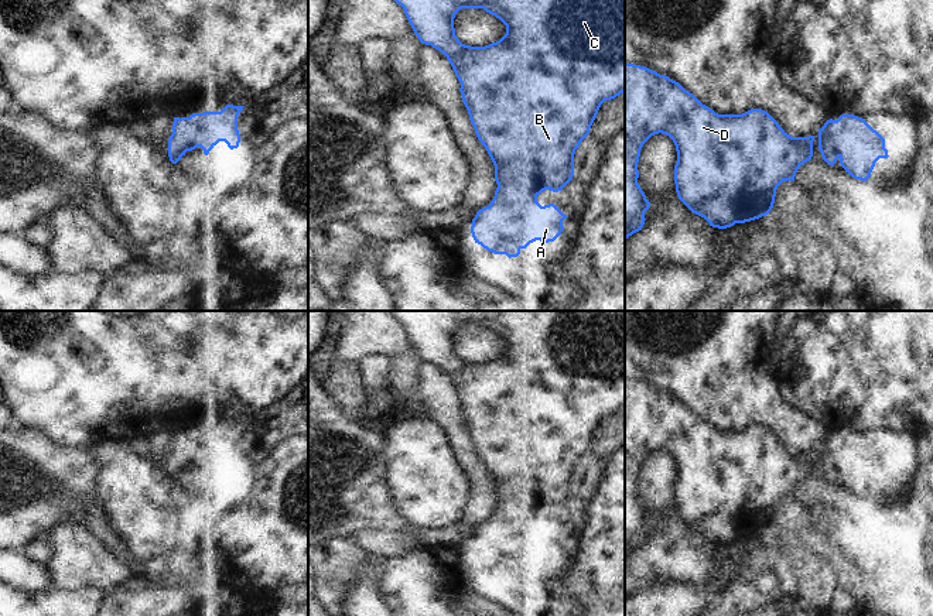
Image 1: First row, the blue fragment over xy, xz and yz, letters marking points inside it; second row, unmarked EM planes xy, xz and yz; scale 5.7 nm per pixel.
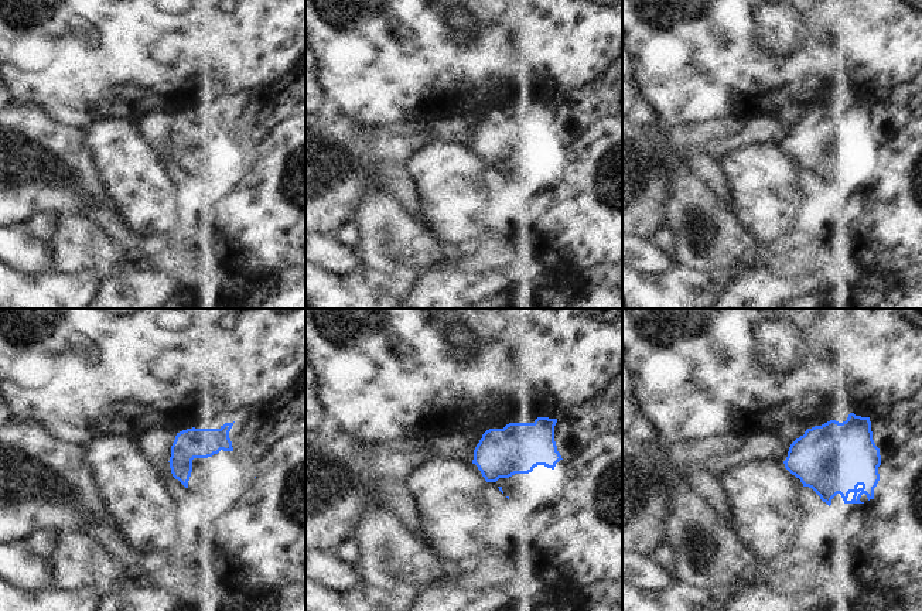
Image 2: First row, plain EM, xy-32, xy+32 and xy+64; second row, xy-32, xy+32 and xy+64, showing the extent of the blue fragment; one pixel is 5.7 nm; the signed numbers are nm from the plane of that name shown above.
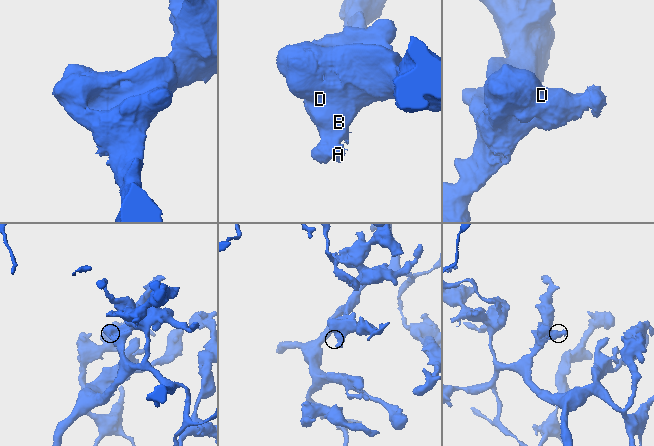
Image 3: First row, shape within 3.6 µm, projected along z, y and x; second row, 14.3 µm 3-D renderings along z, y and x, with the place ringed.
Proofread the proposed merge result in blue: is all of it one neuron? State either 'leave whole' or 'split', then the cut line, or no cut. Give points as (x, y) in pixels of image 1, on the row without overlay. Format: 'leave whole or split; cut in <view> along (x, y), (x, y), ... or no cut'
leave whole; no cut

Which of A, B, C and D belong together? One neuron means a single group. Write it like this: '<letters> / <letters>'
A B C D

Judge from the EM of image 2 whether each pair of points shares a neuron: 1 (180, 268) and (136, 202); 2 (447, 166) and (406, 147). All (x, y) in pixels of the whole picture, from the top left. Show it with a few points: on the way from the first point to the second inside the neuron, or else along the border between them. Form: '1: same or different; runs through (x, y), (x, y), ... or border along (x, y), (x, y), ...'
1: different; border along (178, 255), (194, 265)
2: different; border along (447, 142), (434, 139), (423, 143), (403, 166)

